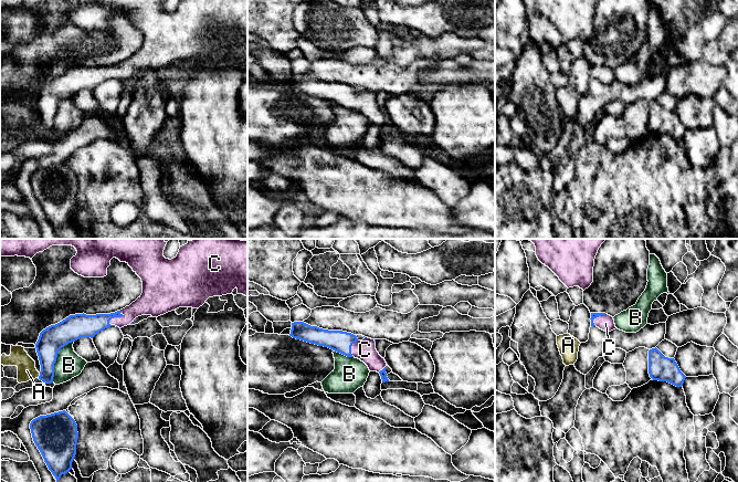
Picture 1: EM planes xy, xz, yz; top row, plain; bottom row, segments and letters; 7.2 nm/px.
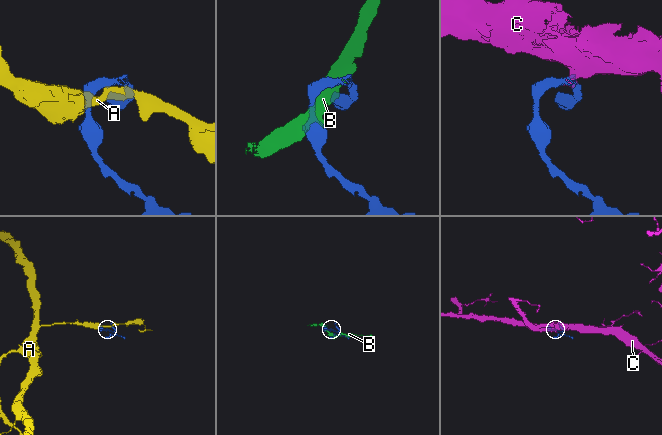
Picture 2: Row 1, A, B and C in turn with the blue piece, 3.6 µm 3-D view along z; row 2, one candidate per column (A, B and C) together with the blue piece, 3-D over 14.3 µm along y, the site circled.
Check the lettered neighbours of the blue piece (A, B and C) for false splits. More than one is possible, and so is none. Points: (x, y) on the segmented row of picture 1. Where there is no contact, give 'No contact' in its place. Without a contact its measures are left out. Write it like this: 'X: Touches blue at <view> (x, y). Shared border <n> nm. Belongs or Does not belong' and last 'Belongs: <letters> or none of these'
A: Touches blue at xy (40, 375). Shared border 40 nm. Does not belong
B: Touches blue at xy (55, 359). Shared border 340 nm. Does not belong
C: Touches blue at xy (115, 316). Shared border 130 nm. Does not belong
Belongs: none of these

